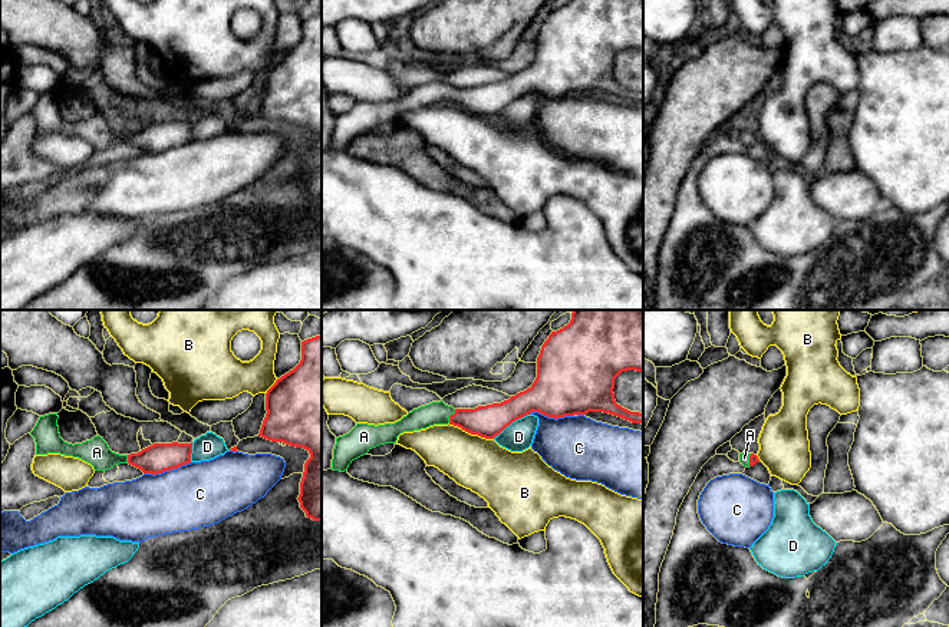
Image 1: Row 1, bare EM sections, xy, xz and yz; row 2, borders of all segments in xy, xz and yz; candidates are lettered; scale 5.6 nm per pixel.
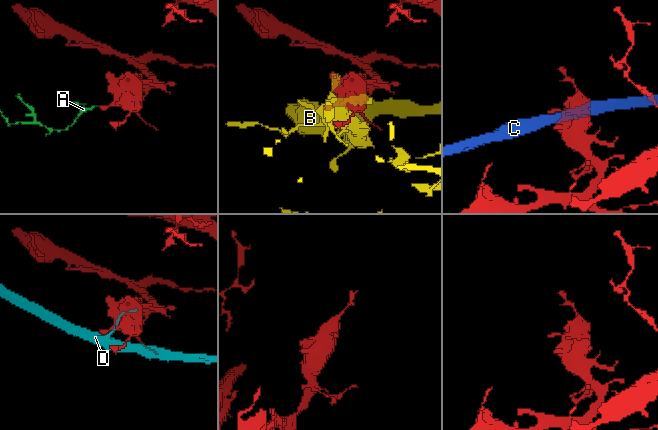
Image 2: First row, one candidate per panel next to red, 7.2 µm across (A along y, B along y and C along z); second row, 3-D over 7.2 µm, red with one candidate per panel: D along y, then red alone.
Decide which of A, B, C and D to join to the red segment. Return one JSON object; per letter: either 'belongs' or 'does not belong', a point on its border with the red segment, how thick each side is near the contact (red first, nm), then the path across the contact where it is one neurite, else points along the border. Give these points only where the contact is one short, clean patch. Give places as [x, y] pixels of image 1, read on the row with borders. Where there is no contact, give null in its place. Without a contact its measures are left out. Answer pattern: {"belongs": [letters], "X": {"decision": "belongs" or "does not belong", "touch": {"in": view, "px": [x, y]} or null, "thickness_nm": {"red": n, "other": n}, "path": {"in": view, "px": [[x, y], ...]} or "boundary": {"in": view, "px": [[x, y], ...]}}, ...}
{"belongs": ["A"], "A": {"decision": "belongs", "touch": {"in": "xz", "px": [450, 416]}, "thickness_nm": {"red": 180, "other": 130}, "path": {"in": "xz", "px": [[490, 421], [450, 416], [437, 412]]}}, "B": {"decision": "does not belong", "touch": {"in": "xz", "px": [471, 434]}, "thickness_nm": {"red": 180, "other": 300}}, "C": {"decision": "does not belong", "touch": {"in": "xy", "px": [167, 469]}, "thickness_nm": {"red": 160, "other": 360}}, "D": {"decision": "does not belong", "touch": {"in": "xz", "px": [510, 423]}, "thickness_nm": {"red": 190, "other": 160}}}

